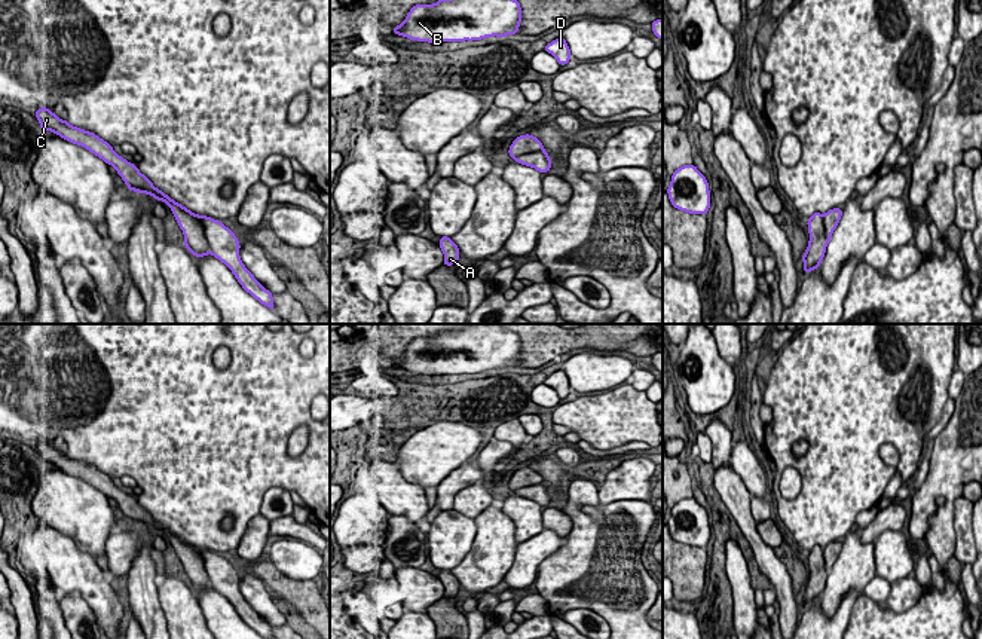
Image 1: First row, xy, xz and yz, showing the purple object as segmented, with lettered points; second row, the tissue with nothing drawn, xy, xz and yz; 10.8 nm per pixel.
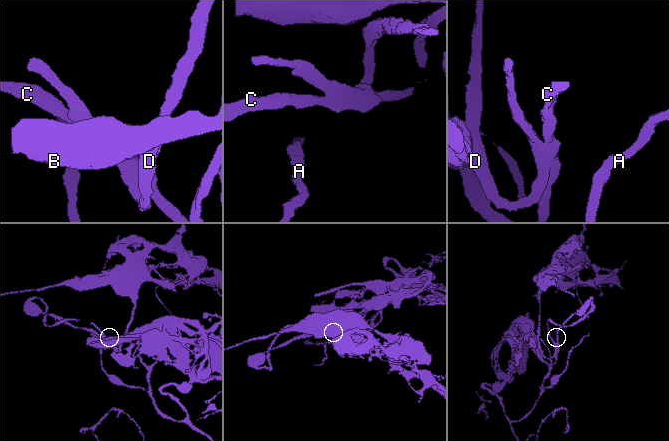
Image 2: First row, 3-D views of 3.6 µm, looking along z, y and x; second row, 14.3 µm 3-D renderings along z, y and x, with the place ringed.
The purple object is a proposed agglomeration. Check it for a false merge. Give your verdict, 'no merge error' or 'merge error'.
no merge error

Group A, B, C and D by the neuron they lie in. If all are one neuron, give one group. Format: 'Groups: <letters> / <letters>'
Groups: A B C D

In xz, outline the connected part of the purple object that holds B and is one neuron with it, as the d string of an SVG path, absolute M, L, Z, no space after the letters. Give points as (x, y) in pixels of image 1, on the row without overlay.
M468 324L464 328L440 331L435 337L416 337L394 367L412 373L441 376L480 373L518 367L520 336L501 324Z

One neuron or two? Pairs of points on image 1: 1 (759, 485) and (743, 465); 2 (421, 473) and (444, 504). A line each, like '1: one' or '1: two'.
1: one
2: two

